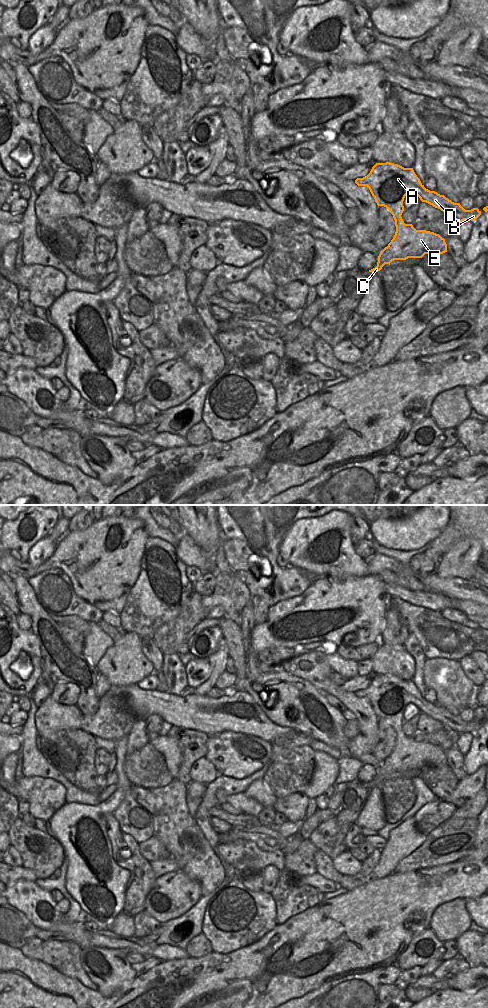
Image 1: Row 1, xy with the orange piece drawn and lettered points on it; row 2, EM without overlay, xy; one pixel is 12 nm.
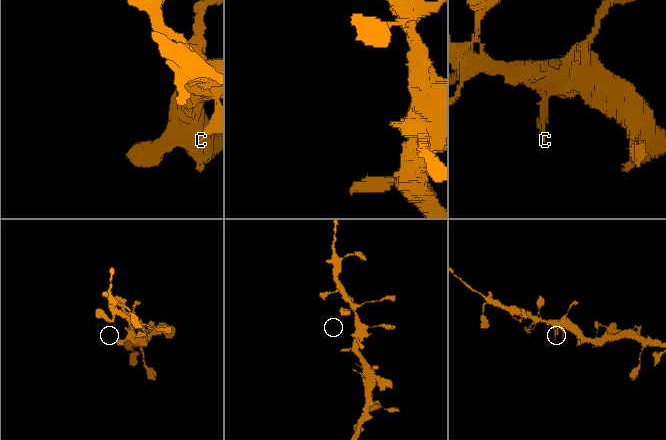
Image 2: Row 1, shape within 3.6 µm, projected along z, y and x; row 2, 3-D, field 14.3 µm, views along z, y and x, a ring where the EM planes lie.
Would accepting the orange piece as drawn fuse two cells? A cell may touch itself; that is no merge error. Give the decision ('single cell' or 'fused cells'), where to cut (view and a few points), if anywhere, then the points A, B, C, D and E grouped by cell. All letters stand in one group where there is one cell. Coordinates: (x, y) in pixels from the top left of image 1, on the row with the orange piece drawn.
single cell | no cut | A B C D E

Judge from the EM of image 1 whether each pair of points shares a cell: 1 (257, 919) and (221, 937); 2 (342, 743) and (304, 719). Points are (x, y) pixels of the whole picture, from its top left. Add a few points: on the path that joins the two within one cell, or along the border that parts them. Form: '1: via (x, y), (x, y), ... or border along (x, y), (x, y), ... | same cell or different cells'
1: via (248, 921), (237, 932), (230, 933) | same cell
2: via (333, 735), (327, 729), (318, 729), (313, 725) | same cell

